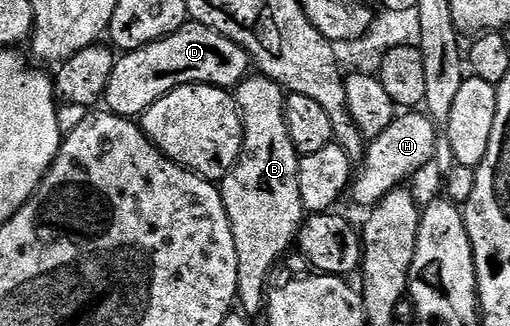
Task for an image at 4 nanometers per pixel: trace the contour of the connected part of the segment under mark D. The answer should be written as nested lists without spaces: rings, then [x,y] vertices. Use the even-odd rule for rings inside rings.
[[[189,22],[158,42],[123,53],[110,74],[103,103],[115,116],[139,118],[158,98],[170,94],[170,90],[187,84],[213,84],[232,90],[249,72],[250,57],[244,49],[206,26]]]

